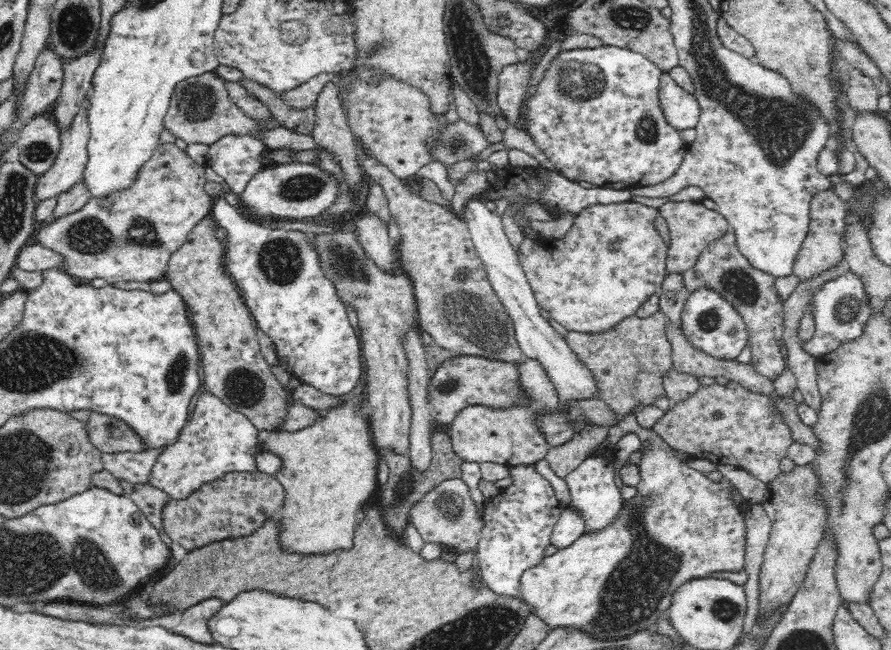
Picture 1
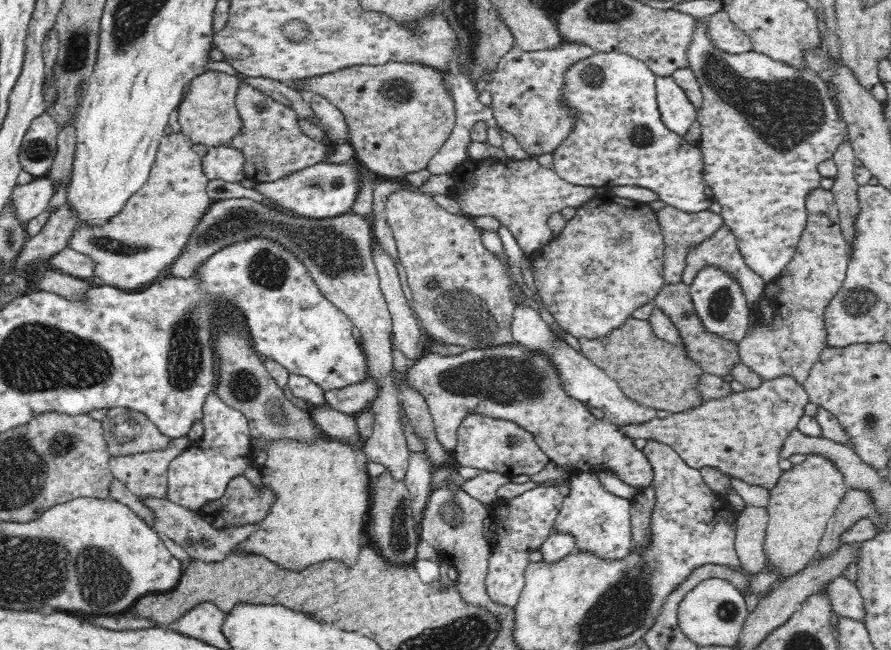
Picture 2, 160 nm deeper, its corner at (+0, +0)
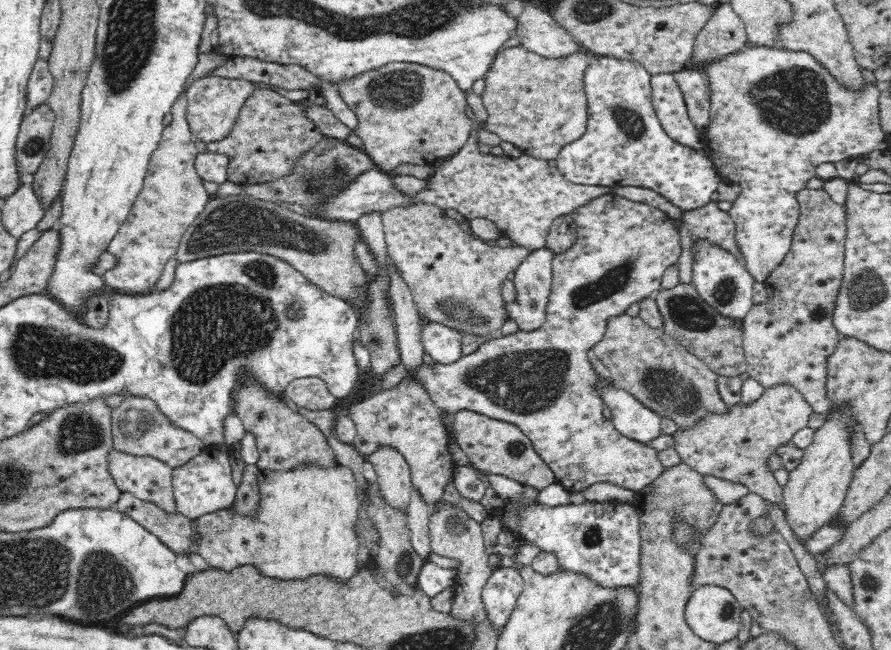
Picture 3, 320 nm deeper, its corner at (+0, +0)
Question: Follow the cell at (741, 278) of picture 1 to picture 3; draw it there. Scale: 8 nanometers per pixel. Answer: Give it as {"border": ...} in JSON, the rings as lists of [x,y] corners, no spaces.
{"border":[[[710,201],[707,205],[700,206],[684,212],[682,221],[674,220],[681,238],[681,255],[676,267],[679,272],[679,282],[688,284],[692,278],[692,240],[706,238],[722,249],[728,250],[738,260],[742,259],[738,243],[735,239],[735,222],[728,211],[723,211],[717,202]]]}

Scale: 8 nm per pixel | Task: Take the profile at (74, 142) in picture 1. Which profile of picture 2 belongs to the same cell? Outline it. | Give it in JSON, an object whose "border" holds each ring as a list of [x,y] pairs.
{"border":[[[46,175],[27,184],[17,184],[7,206],[10,206],[12,215],[26,226],[33,218],[47,210],[55,189],[54,180]]]}

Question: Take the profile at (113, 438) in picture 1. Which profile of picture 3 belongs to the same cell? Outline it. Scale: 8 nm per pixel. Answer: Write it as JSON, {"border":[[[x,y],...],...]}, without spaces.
{"border":[[[147,399],[123,400],[111,412],[113,448],[124,454],[148,455],[160,459],[173,469],[192,460],[203,449],[203,442],[187,430],[173,424]]]}

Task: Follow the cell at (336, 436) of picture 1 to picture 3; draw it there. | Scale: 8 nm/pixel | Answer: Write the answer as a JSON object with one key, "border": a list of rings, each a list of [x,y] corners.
{"border":[[[338,464],[337,467],[323,469],[310,465],[284,472],[261,470],[258,474],[258,488],[260,501],[254,515],[244,515],[229,507],[194,520],[198,534],[196,553],[210,568],[231,571],[240,566],[254,566],[270,578],[285,581],[296,578],[306,580],[310,576],[322,574],[330,576],[330,581],[340,583],[348,582],[356,576],[361,566],[357,556],[360,540],[355,526],[362,505],[352,469]]]}

